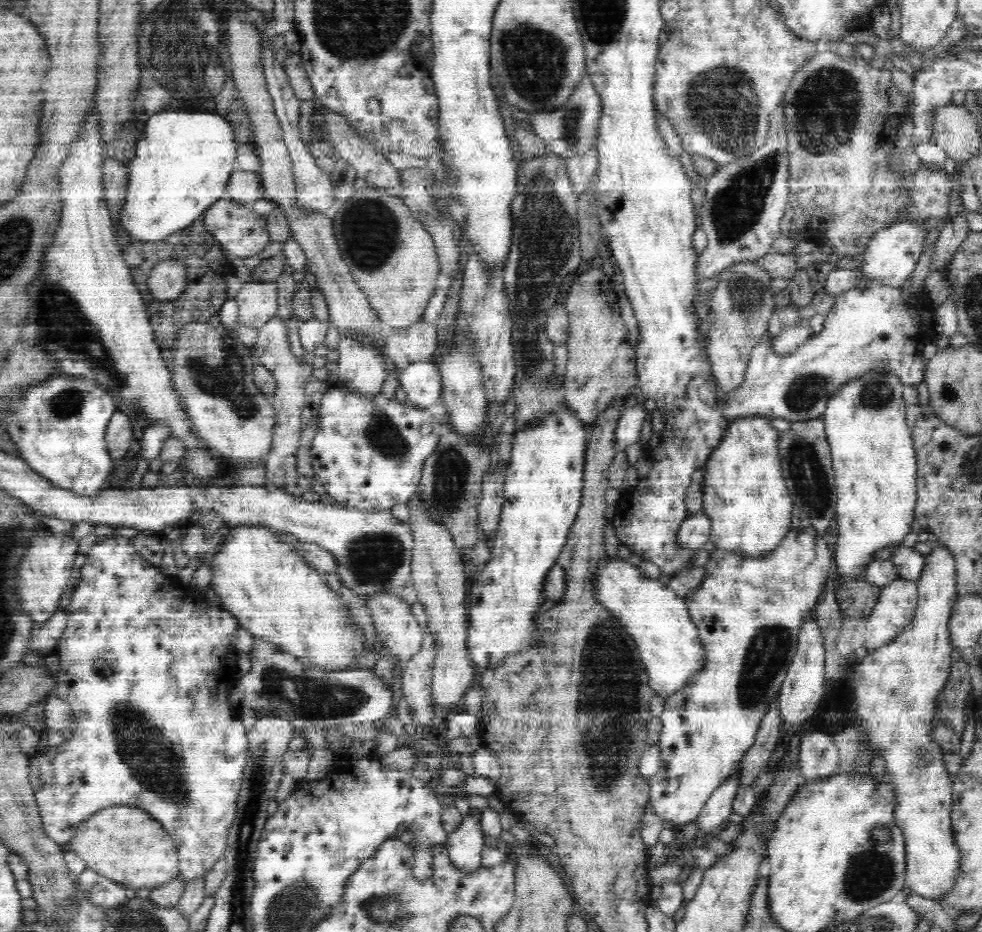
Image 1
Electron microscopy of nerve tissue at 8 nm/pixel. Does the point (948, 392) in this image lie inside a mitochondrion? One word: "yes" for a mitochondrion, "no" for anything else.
yes

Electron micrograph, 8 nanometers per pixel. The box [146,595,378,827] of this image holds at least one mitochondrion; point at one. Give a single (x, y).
(308, 699)

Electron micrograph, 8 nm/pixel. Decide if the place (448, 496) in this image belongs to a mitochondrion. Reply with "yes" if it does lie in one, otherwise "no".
yes

